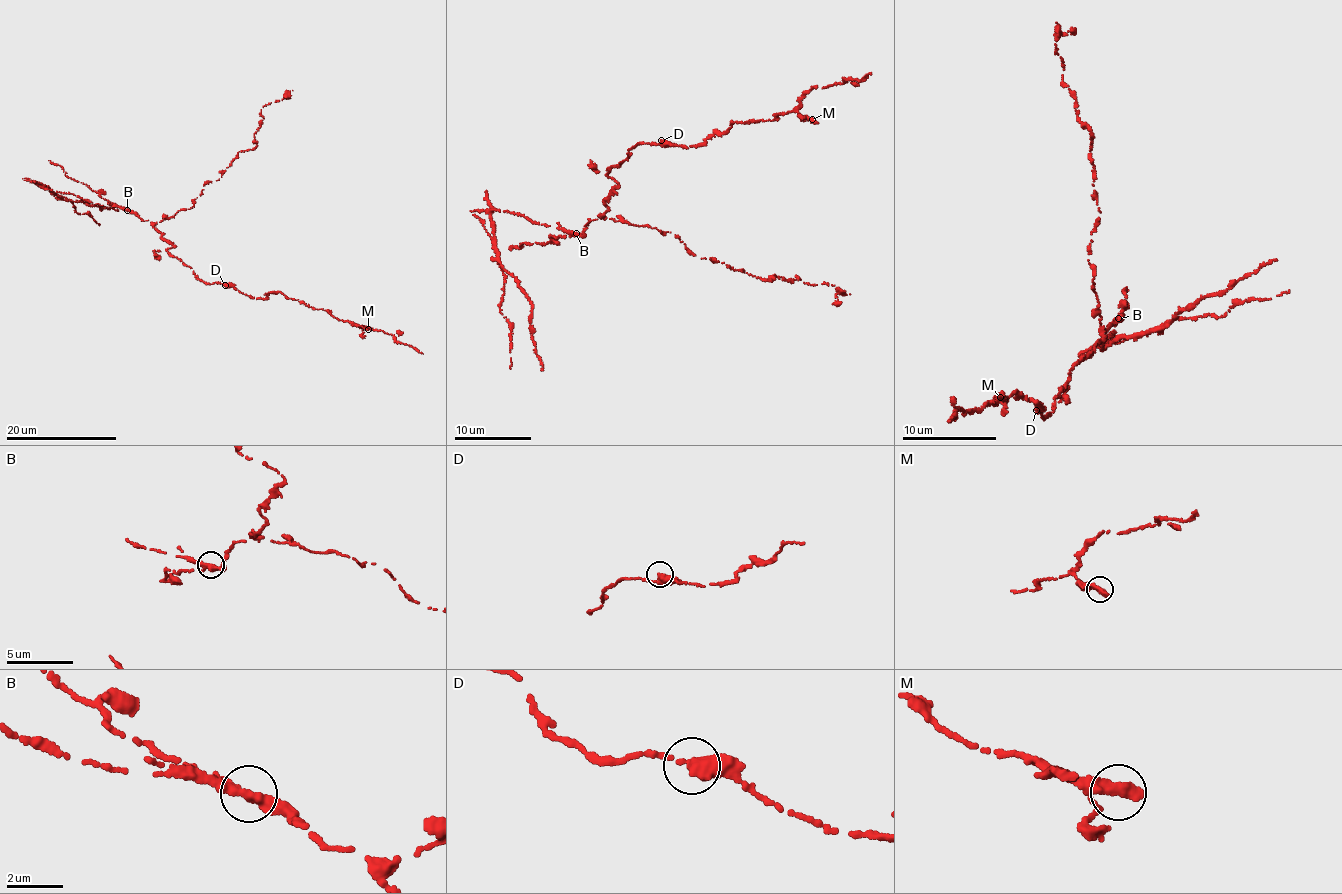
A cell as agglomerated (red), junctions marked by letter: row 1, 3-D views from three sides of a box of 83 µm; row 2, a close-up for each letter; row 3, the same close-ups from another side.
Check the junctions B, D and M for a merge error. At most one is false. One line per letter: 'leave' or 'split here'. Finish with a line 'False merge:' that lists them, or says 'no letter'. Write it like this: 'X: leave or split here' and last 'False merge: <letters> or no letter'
B: split here
D: leave
M: leave
False merge: B

